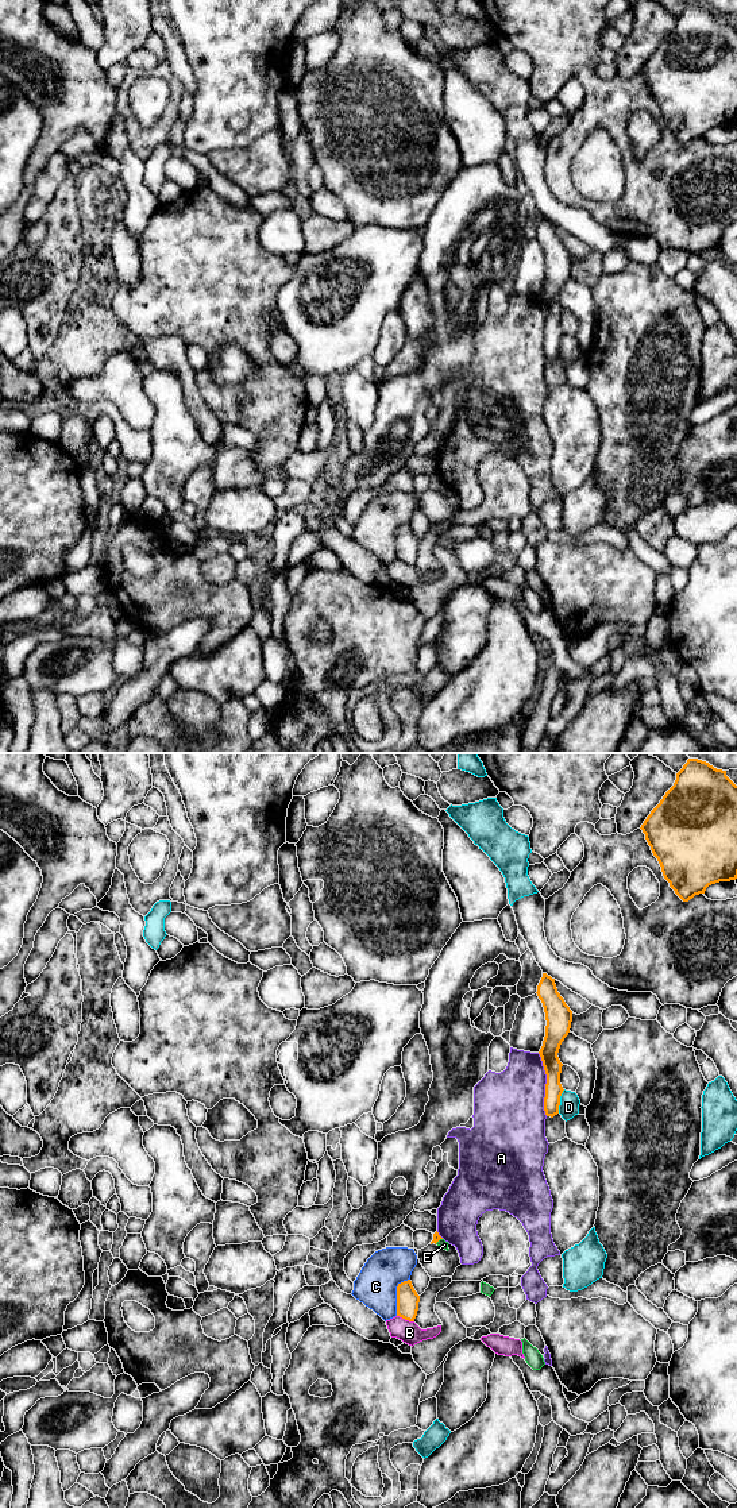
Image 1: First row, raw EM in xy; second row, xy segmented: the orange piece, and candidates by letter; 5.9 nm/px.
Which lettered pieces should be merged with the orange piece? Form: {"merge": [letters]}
{"merge": []}

